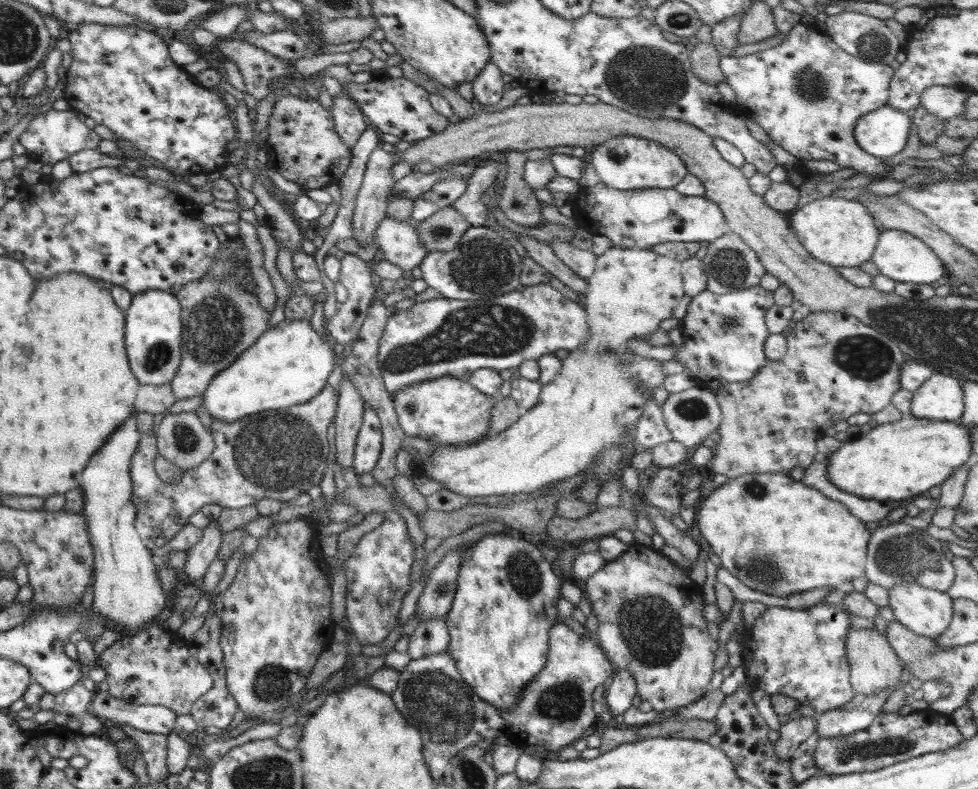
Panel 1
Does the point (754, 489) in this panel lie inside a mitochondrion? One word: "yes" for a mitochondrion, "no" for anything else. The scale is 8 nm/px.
yes

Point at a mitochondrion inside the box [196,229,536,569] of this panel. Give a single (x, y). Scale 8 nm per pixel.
(277, 453)

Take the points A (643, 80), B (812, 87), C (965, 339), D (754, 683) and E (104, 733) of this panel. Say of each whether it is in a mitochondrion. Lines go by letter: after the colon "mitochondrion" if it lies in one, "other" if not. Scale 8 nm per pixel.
A: mitochondrion
B: mitochondrion
C: mitochondrion
D: other
E: other

